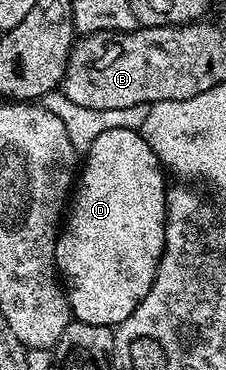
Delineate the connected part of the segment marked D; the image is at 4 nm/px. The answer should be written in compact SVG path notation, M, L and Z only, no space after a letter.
M135 129L105 131L99 135L98 139L94 139L90 143L88 151L83 154L82 164L79 166L78 176L75 178L74 188L70 194L70 208L67 210L66 220L56 238L56 272L62 278L62 284L67 292L68 302L75 320L82 323L115 327L121 325L136 310L138 303L142 303L142 299L146 299L146 295L156 278L158 263L164 254L164 225L168 221L169 190L169 186L164 185L164 177L166 178L166 173L161 166L158 155L154 155L150 143L146 143L144 136Z

